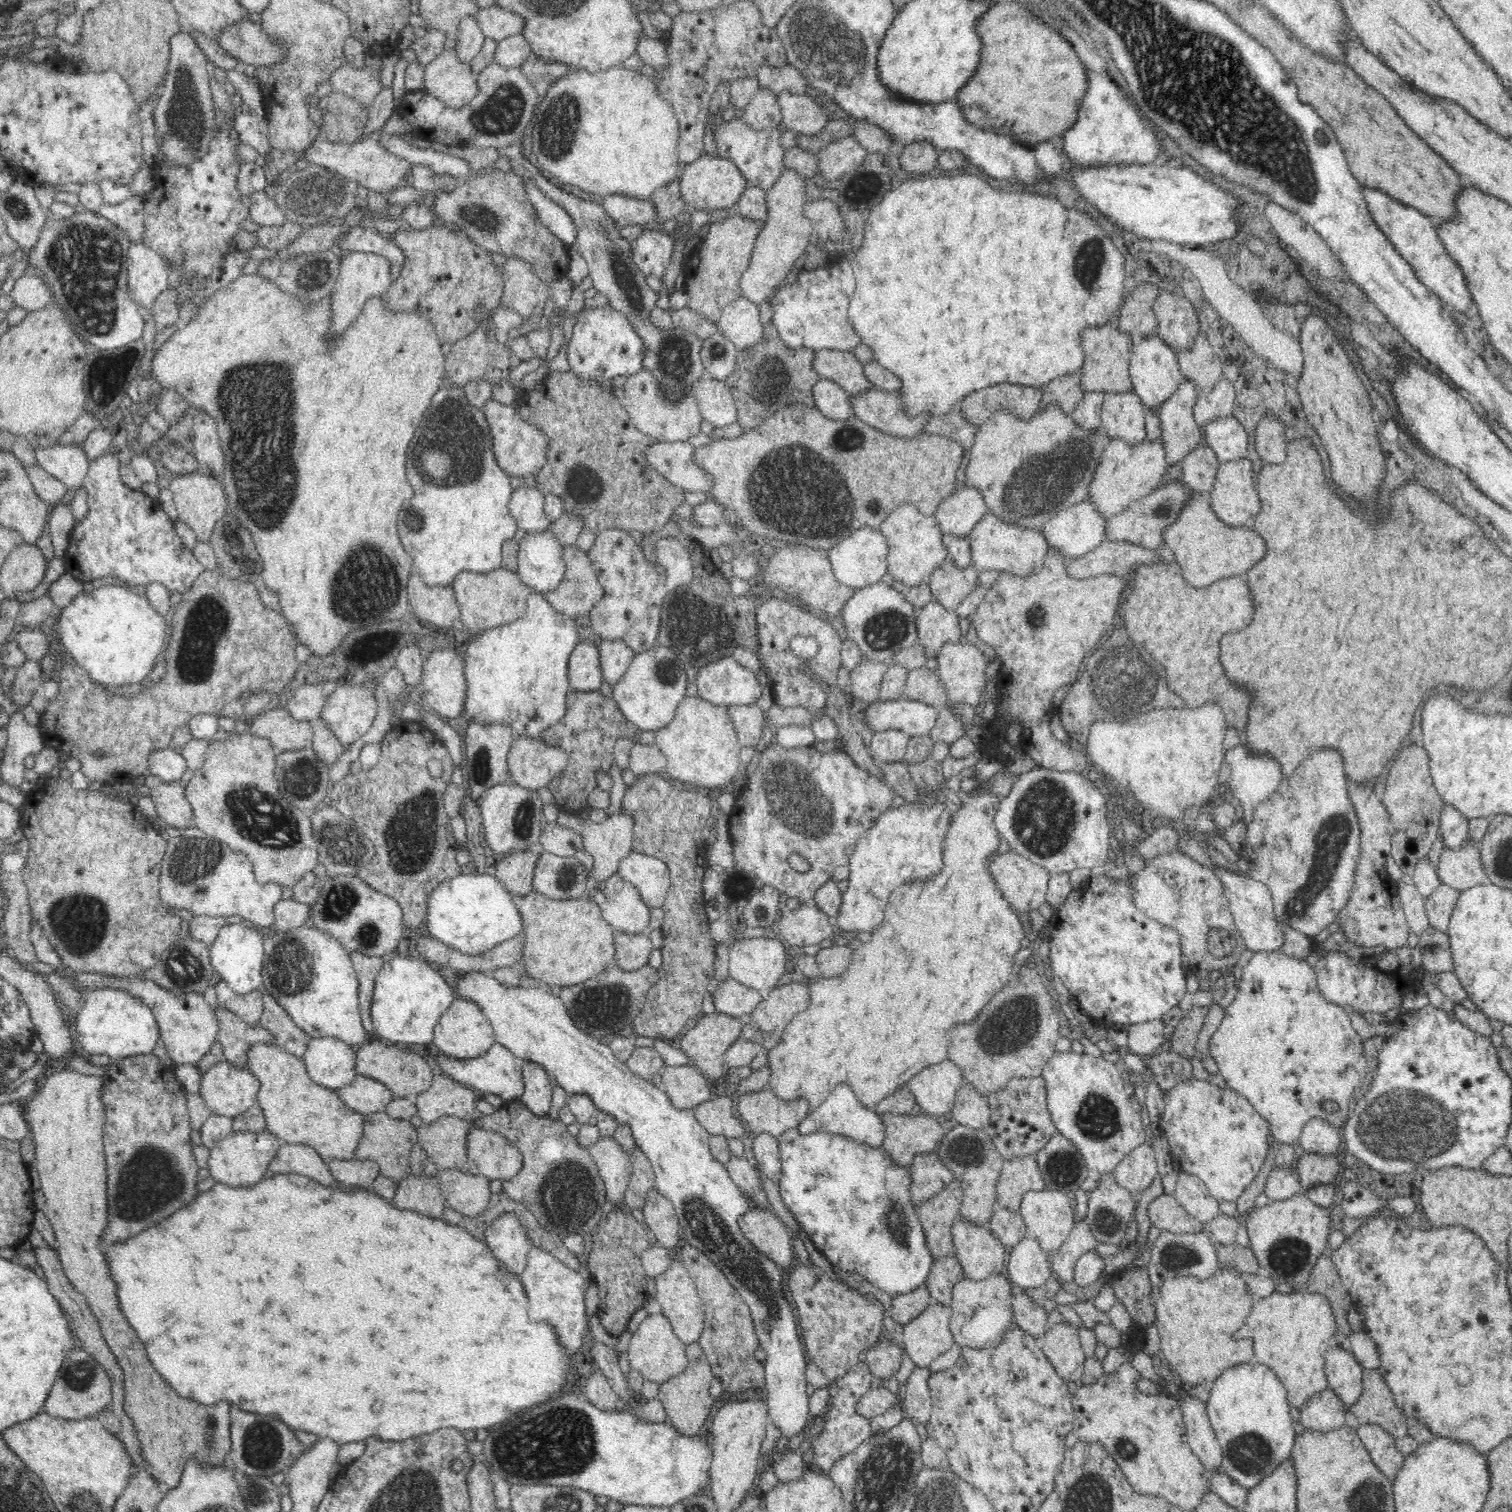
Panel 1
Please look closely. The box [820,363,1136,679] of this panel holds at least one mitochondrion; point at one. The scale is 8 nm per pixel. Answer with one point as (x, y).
(1042, 472)

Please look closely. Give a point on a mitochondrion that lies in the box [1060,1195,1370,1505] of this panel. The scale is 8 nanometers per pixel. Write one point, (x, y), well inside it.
(1248, 1454)

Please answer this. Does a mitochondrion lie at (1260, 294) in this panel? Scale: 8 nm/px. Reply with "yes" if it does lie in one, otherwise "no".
no

